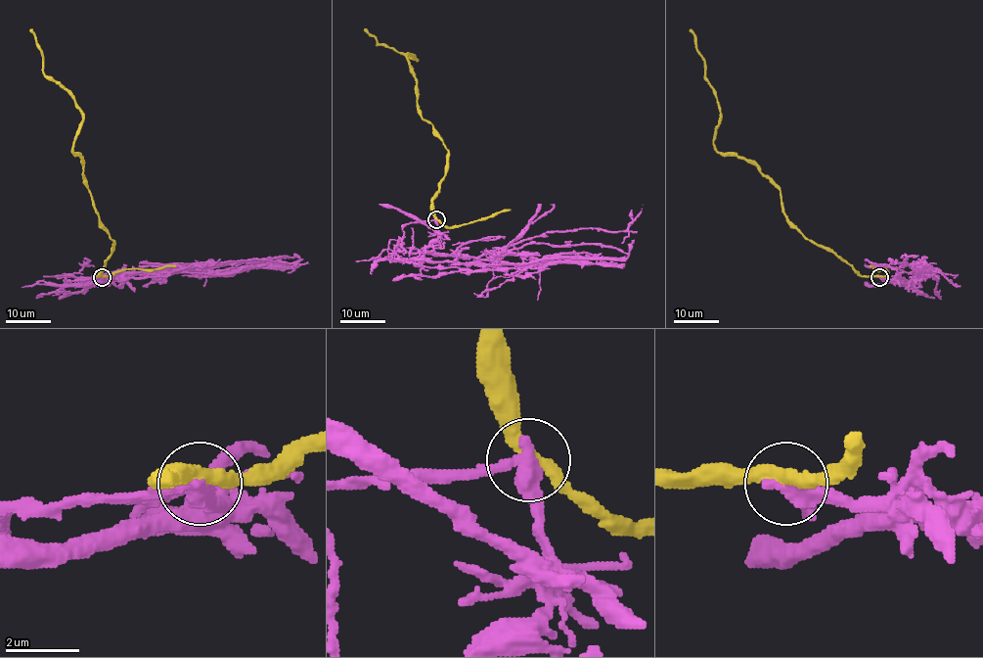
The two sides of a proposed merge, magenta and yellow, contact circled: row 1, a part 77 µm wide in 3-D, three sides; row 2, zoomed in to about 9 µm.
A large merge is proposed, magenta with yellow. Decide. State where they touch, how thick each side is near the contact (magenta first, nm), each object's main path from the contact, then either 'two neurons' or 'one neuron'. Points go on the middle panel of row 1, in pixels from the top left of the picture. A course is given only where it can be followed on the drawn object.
at (436, 219); 440 nm thick on the magenta side, 360 nm on the other; magenta runs (436, 219), (438, 236), (425, 251), (427, 259), (490, 263), (510, 246), (546, 232), (624, 231), (643, 205); yellow runs (436, 219), (433, 200), (445, 173), (448, 149), (417, 102), (408, 54), (417, 60), (378, 44), (364, 30); two neurons

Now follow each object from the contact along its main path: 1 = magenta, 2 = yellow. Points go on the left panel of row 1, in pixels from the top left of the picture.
1: (103, 276), (105, 277), (95, 282), (90, 280), (162, 274), (176, 263), (255, 258), (309, 263)
2: (103, 276), (113, 241), (73, 148), (82, 111), (43, 72), (43, 58), (30, 28)

